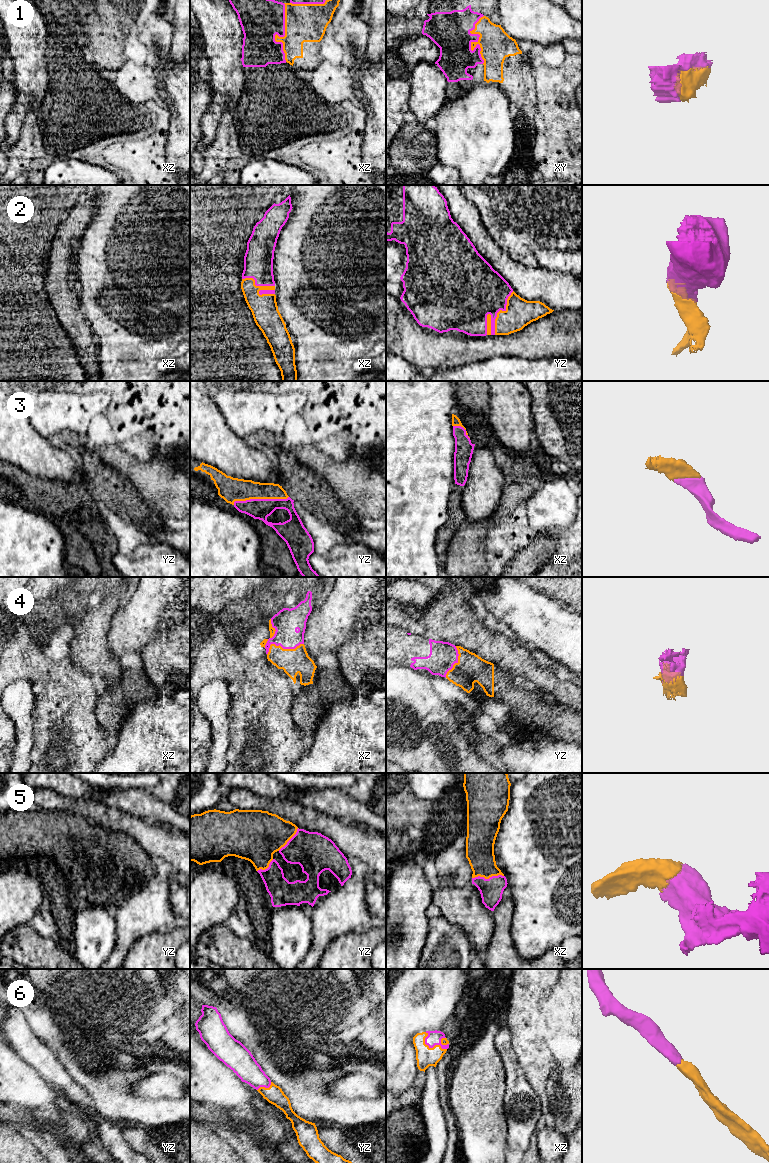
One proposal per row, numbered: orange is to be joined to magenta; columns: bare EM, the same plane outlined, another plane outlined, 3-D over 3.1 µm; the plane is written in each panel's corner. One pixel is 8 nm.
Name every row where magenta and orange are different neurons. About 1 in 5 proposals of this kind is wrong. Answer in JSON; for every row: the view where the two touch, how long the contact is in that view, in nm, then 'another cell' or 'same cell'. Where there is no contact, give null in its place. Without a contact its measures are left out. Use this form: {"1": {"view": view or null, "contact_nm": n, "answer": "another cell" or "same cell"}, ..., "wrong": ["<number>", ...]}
{"1": {"view": "xy", "contact_nm": 400, "answer": "same cell"}, "2": {"view": "yz", "contact_nm": 380, "answer": "same cell"}, "3": {"view": "yz", "contact_nm": 460, "answer": "same cell"}, "4": {"view": "xz", "contact_nm": 300, "answer": "same cell"}, "5": {"view": "xz", "contact_nm": 260, "answer": "same cell"}, "6": {"view": "xz", "contact_nm": 220, "answer": "same cell"}, "wrong": []}

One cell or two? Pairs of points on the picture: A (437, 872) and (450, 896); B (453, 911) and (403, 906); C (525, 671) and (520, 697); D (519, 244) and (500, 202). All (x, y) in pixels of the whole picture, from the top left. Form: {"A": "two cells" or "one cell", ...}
{"A": "two cells", "B": "two cells", "C": "two cells", "D": "one cell"}

